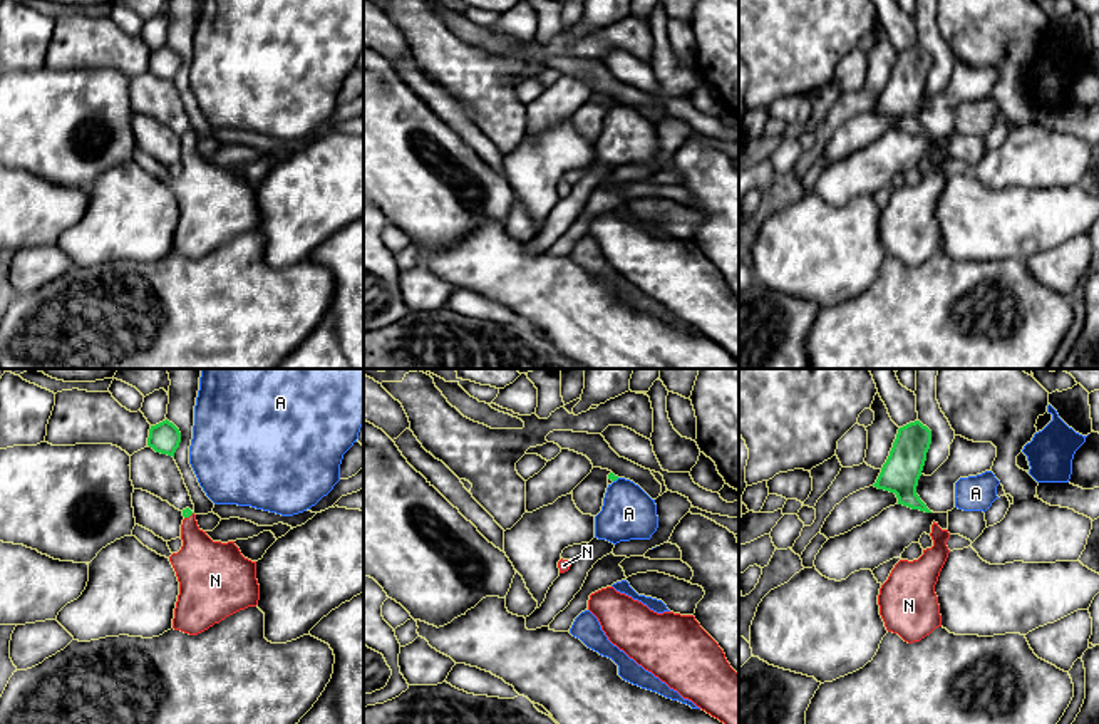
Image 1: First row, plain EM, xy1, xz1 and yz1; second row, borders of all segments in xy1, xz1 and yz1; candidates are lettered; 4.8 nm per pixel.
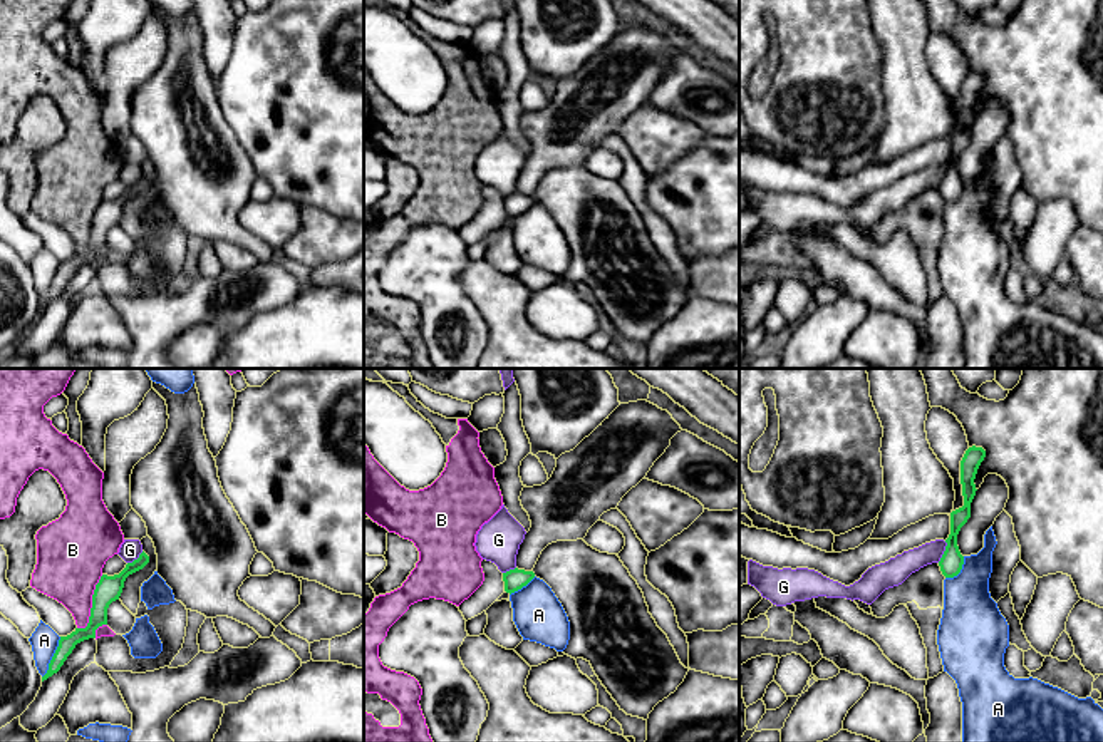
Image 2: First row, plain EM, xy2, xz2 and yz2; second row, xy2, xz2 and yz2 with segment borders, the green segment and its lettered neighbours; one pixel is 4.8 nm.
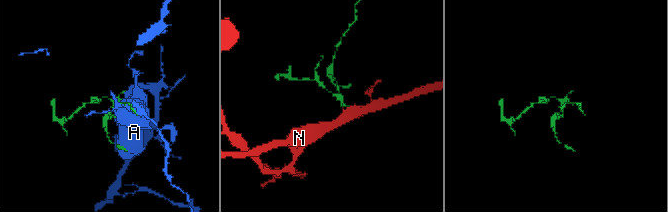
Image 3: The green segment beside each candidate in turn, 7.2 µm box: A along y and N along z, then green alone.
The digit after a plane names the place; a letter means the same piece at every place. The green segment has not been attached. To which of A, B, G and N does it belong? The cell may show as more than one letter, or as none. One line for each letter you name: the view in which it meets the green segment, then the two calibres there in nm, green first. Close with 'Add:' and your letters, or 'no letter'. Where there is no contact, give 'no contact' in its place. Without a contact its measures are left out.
N: contact in xy1; calibres 50 and 260 nm
Add: N

